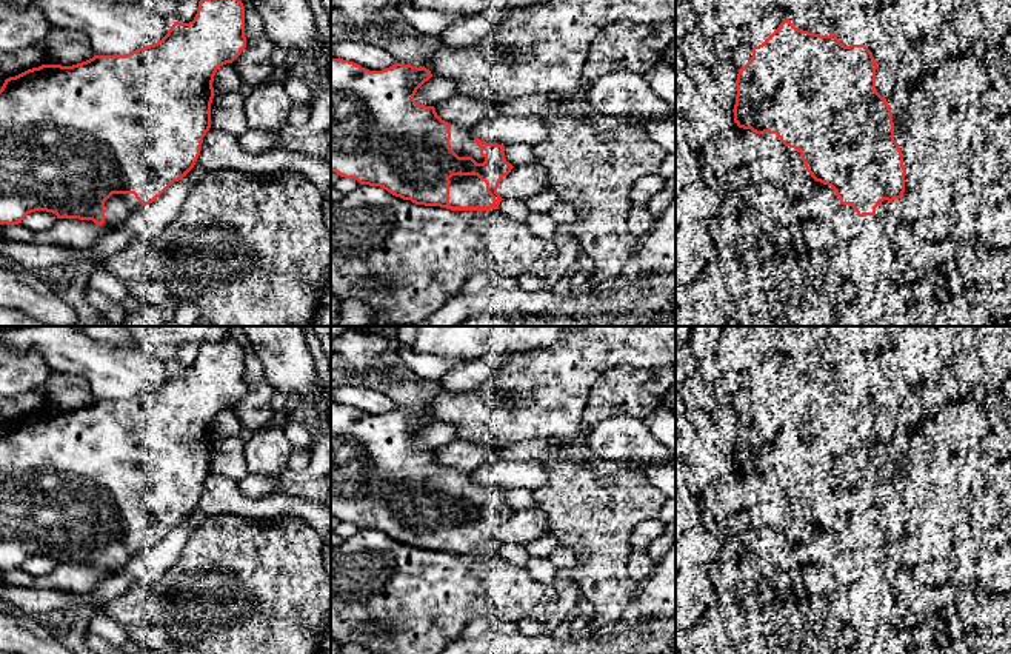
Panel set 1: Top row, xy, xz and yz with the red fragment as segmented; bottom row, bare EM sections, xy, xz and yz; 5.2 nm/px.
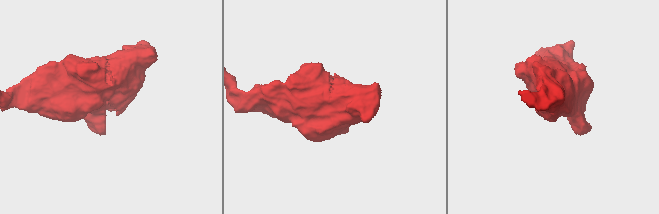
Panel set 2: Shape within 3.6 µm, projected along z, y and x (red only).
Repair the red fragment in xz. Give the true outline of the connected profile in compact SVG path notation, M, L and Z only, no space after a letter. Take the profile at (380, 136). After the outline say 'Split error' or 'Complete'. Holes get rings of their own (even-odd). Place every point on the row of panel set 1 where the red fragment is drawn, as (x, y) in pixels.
M331 58L331 172L360 185L380 186L415 205L451 211L499 209L503 199L497 188L514 168L505 158L505 146L482 142L472 129L442 120L434 106L419 105L414 95L431 77L425 66L394 63L382 71L369 71L349 60Z. Split error

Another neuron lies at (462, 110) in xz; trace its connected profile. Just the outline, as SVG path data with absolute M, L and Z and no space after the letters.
M455 94L434 108L442 120L472 129L483 120L499 114L499 106L508 100L477 100L474 95Z

